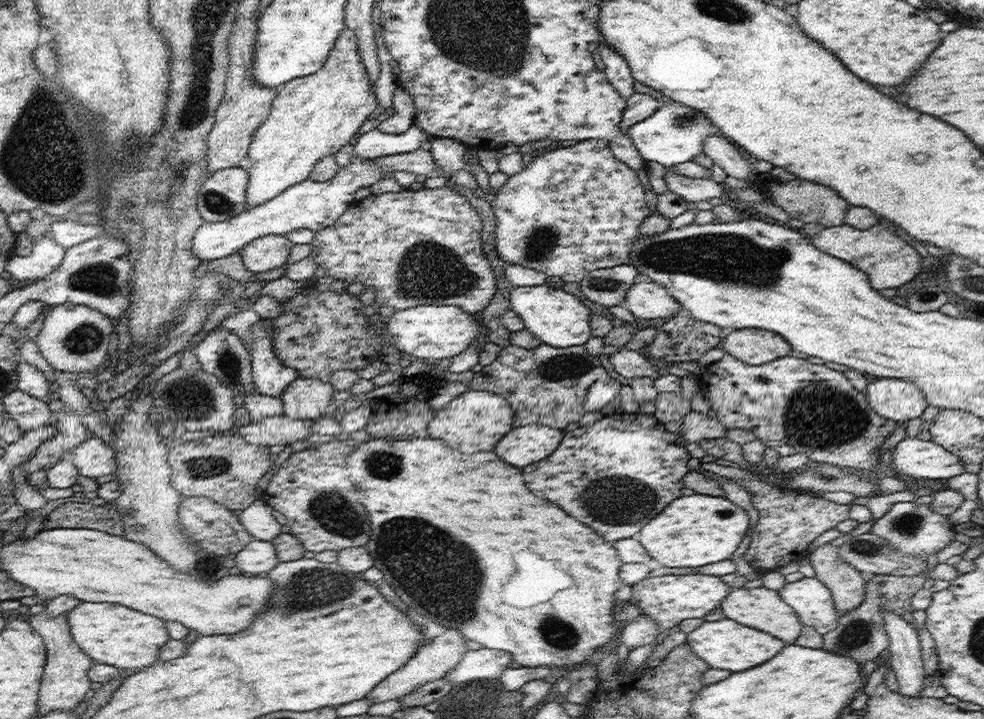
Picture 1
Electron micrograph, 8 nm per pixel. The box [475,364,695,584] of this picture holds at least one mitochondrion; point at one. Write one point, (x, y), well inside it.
(612, 501)

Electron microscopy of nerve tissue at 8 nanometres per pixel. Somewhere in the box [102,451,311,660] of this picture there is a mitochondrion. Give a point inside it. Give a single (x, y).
(199, 467)

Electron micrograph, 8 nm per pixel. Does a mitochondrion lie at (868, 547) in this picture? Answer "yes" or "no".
yes

